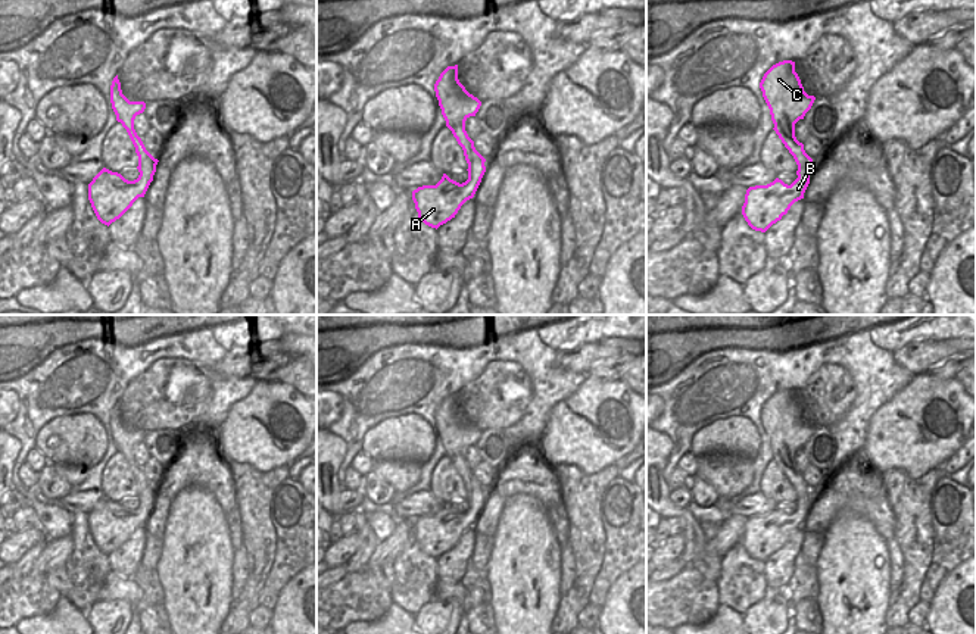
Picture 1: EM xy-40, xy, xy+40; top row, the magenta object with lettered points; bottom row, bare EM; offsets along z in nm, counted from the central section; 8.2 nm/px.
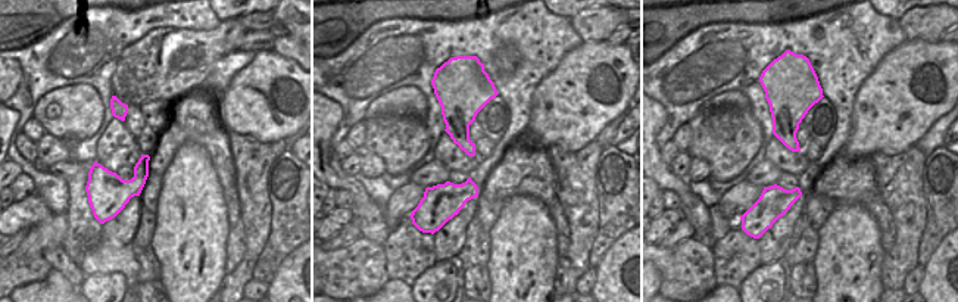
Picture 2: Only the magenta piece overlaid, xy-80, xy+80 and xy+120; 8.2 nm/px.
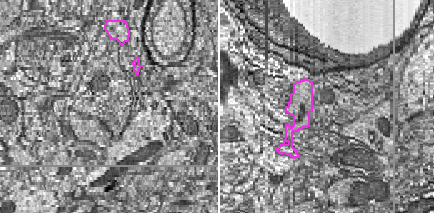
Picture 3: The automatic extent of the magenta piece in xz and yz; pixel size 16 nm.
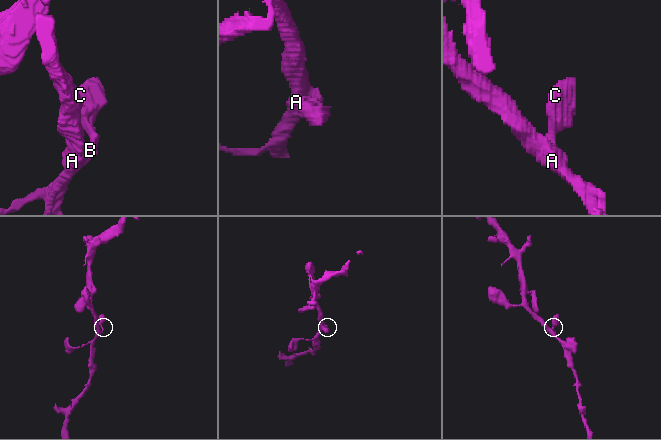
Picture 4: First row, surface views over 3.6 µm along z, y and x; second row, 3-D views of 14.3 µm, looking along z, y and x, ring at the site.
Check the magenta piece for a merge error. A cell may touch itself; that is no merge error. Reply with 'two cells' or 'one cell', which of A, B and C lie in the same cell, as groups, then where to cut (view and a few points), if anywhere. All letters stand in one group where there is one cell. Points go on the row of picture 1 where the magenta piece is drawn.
one cell; A B C; no cut

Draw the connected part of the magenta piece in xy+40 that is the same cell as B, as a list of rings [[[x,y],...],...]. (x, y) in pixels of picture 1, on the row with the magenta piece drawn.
[[[792,60],[773,65],[764,74],[760,88],[770,109],[773,129],[798,165],[798,178],[791,185],[776,178],[767,185],[746,190],[742,215],[752,229],[765,232],[788,213],[795,202],[804,199],[810,184],[813,159],[805,153],[804,144],[796,140],[795,124],[804,119],[816,97],[804,91]]]

